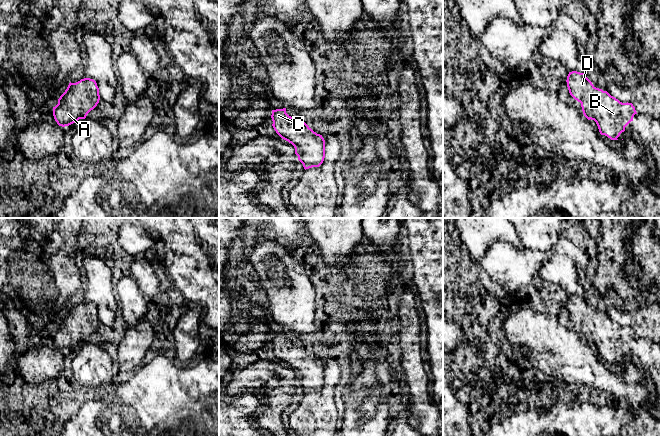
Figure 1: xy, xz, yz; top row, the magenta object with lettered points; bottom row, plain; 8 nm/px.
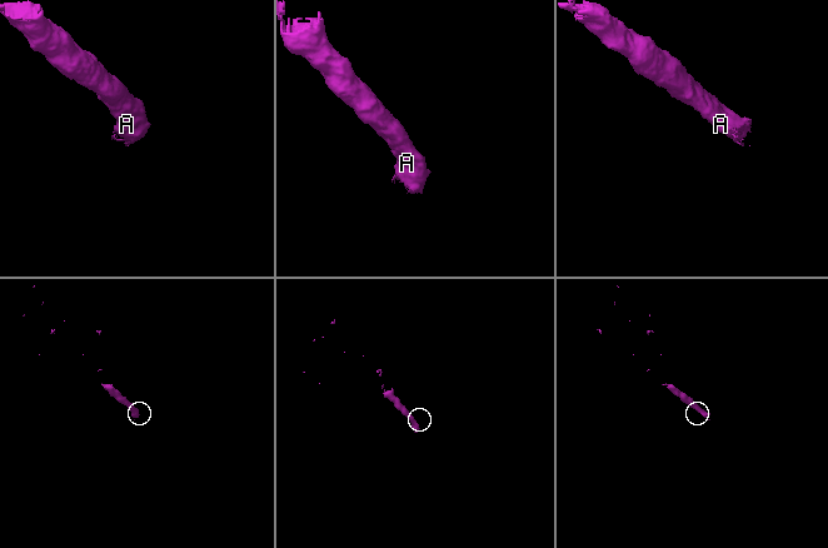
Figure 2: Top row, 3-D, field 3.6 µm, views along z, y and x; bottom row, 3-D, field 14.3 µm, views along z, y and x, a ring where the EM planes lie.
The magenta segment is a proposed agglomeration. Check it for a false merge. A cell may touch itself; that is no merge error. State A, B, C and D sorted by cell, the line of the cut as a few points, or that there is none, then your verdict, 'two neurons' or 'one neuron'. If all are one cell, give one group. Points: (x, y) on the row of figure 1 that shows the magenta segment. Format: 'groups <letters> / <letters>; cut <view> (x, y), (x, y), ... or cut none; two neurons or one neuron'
groups A B C D; cut none; one neuron

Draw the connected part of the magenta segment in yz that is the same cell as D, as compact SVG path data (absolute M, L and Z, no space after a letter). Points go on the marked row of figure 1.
M569 72L566 82L570 95L581 103L584 116L596 122L600 134L618 140L637 114L633 104L622 103L607 91L596 88L584 73Z

